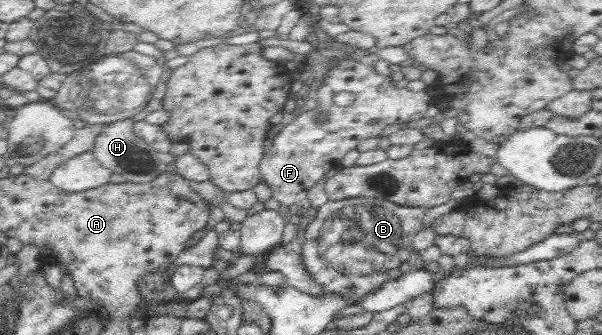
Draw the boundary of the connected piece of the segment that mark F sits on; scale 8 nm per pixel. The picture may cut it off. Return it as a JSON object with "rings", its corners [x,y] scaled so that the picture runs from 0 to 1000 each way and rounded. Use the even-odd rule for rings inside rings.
{"rings":[[[568,179],[542,227],[528,269],[528,316],[502,346],[492,346],[485,370],[475,370],[468,388],[452,397],[452,436],[440,448],[430,484],[430,510],[452,570],[452,585],[475,615],[483,639],[505,645],[517,621],[512,573],[537,534],[538,519],[555,496],[565,496],[555,478],[568,478],[571,463],[590,445],[595,424],[628,409],[645,370],[668,370],[704,349],[718,293],[703,266],[661,260],[651,233],[638,233],[588,179]],[[565,275],[588,281],[590,299],[576,316],[563,319],[551,293]]]}

